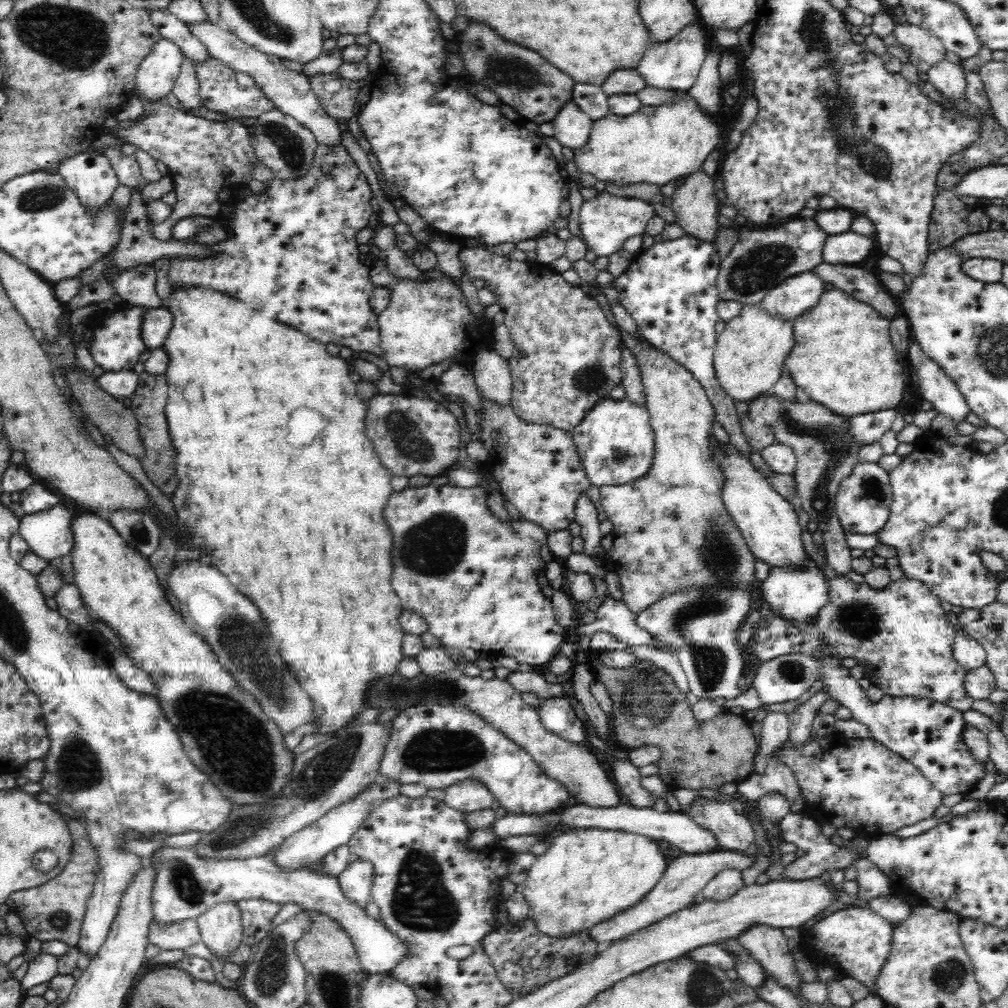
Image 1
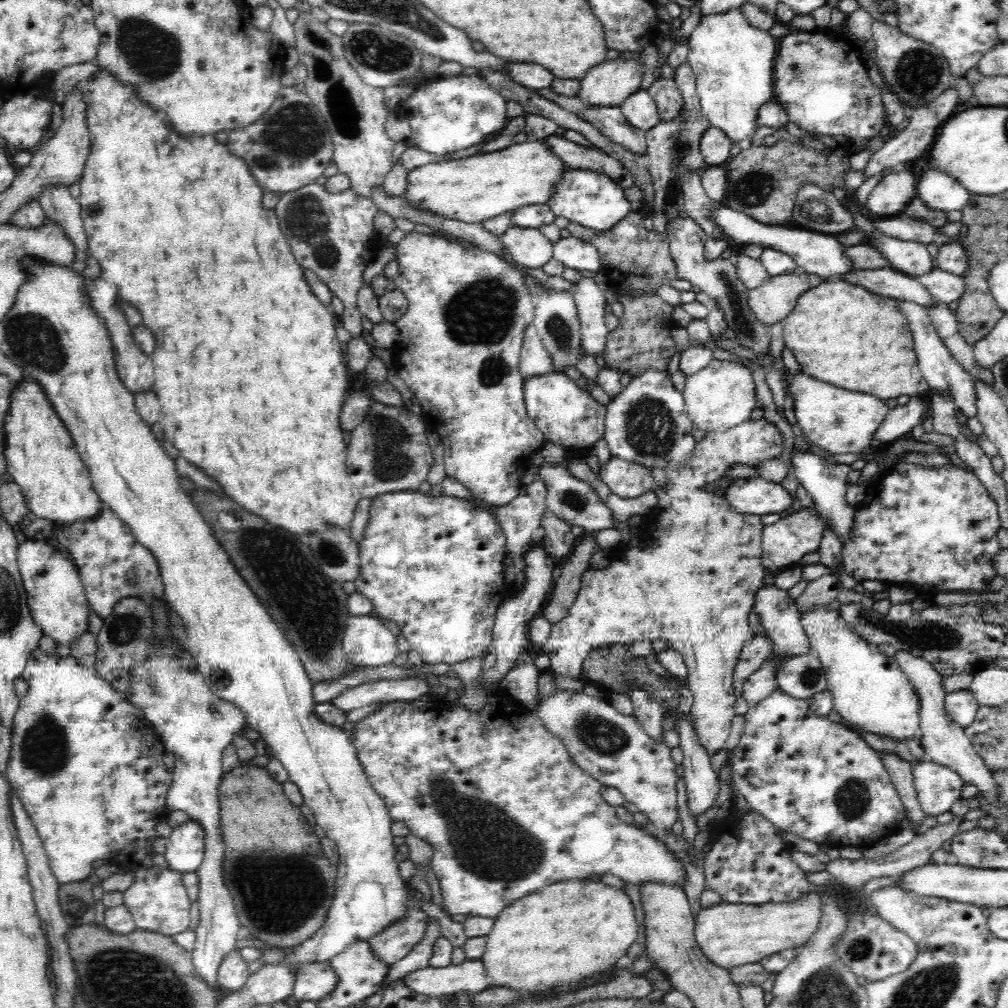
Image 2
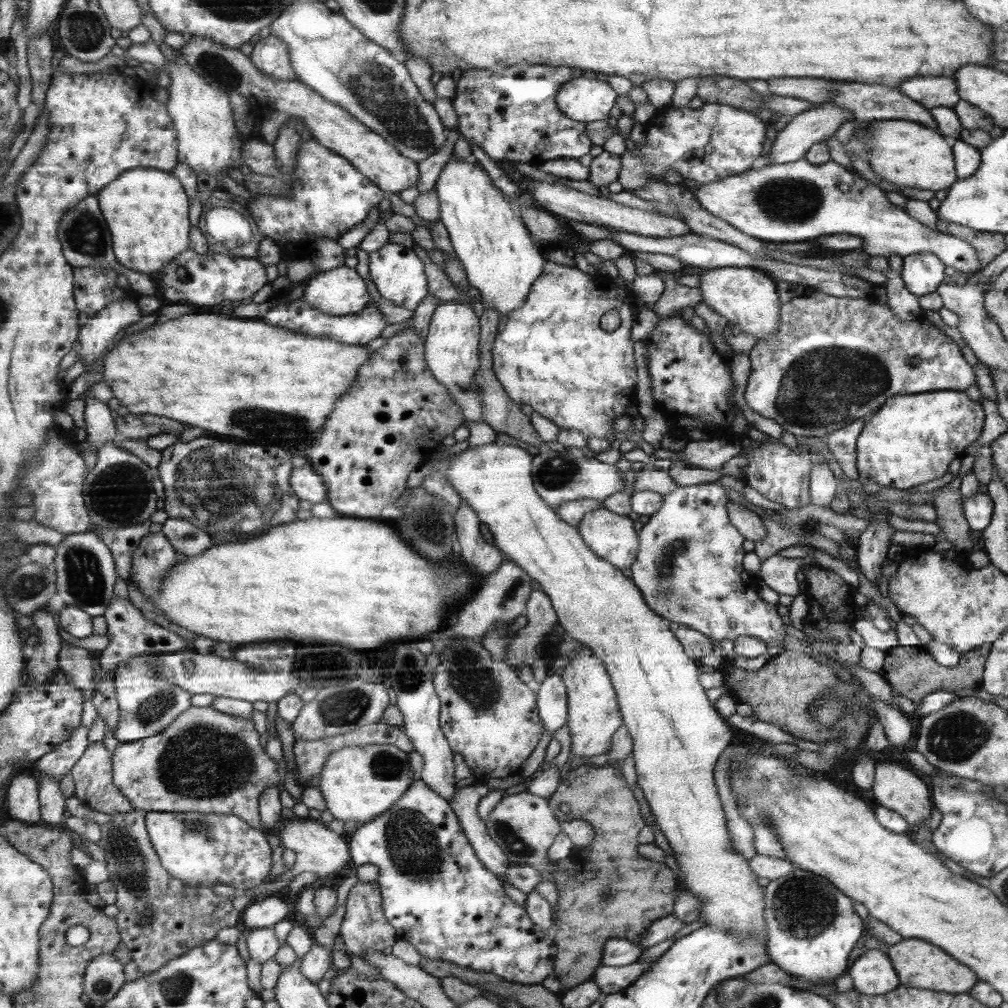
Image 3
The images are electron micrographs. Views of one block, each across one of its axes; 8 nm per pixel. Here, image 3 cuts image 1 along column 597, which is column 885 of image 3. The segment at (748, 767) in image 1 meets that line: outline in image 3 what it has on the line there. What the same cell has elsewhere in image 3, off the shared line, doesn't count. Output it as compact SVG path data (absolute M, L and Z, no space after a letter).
M992 644L982 645L968 652L961 654L958 664L954 668L940 666L926 646L918 645L898 646L898 648L888 652L888 663L883 666L881 675L892 688L892 692L899 693L906 698L910 698L916 706L916 712L920 710L920 705L924 702L926 695L936 691L955 692L960 688L978 688L981 686L985 661Z

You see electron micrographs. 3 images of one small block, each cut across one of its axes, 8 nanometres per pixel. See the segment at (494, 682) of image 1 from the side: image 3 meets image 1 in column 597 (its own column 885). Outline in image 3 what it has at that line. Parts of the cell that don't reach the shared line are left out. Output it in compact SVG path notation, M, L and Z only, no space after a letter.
M880 759L875 766L875 781L872 787L874 800L883 806L889 808L896 814L900 814L908 825L916 825L922 827L928 822L930 814L932 814L932 802L930 802L930 790L928 786L906 766L902 766L896 760Z

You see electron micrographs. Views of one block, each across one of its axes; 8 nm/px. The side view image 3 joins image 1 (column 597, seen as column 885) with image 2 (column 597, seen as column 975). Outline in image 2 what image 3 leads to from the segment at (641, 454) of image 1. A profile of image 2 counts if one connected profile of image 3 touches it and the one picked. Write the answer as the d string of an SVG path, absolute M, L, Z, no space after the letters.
M552 372L526 380L524 402L527 416L531 417L545 440L561 444L566 451L578 450L582 455L586 454L583 451L604 436L607 408L565 374Z

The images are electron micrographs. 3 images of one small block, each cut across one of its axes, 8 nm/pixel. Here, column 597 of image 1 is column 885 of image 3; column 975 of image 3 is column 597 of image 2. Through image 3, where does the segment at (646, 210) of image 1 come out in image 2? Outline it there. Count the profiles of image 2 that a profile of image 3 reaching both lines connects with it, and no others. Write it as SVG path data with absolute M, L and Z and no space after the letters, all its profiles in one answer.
M572 235L553 243L553 258L560 261L565 268L596 273L603 271L603 263L596 245Z

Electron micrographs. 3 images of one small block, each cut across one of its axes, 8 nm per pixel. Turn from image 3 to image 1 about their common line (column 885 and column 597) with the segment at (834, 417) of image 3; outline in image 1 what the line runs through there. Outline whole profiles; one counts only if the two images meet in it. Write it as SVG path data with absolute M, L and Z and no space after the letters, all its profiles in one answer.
M474 246L474 248L464 248L462 252L459 252L459 261L463 270L466 270L473 278L480 278L484 280L486 288L491 292L495 302L500 305L500 308L504 311L503 323L508 327L510 331L510 338L514 343L514 355L508 360L509 370L512 376L512 404L511 408L514 413L524 420L524 423L544 423L548 425L554 425L559 429L570 431L572 428L582 423L584 418L588 416L588 412L592 408L596 408L596 404L609 397L614 388L621 384L622 371L620 364L623 354L623 337L622 332L613 322L609 315L606 314L606 310L592 294L584 293L580 286L574 287L572 284L566 282L564 277L560 274L554 274L554 270L550 266L537 264L534 266L534 262L516 262L516 260L506 260L506 256L496 256L492 254L488 248L482 248L482 246Z

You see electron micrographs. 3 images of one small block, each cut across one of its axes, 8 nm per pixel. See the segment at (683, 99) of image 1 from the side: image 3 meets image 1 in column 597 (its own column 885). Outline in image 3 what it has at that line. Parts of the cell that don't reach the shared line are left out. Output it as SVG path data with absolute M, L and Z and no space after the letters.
M870 120L856 122L854 134L865 134L869 138L869 165L878 176L894 185L938 191L957 182L952 142L936 129L910 120Z

